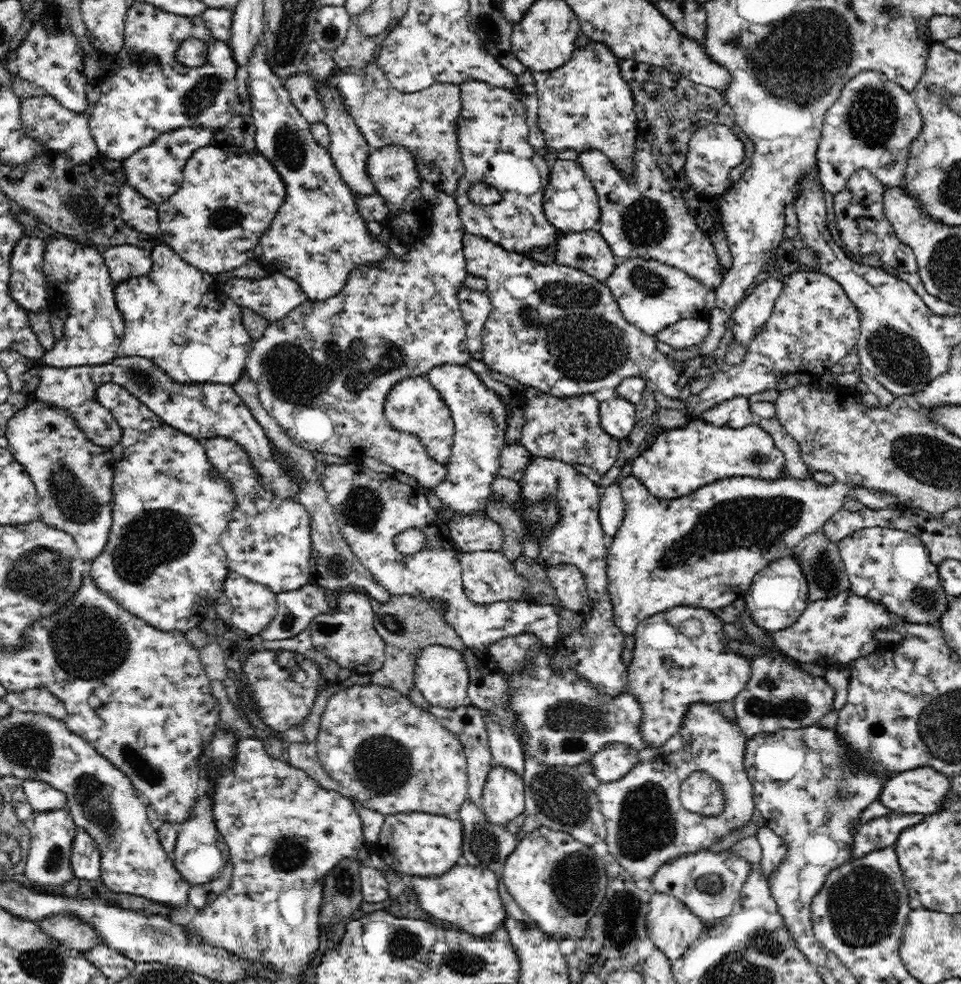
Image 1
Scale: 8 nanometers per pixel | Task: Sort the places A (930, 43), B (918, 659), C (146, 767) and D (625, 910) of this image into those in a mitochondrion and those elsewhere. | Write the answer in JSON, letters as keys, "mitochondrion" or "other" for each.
{"A":"other","B":"other","C":"mitochondrion","D":"mitochondrion"}

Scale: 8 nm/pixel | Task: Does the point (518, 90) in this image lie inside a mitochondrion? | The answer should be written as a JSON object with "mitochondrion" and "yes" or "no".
{"mitochondrion":"no"}

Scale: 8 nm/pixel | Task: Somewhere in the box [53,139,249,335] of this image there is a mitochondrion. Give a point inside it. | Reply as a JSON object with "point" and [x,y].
{"point":[78,205]}

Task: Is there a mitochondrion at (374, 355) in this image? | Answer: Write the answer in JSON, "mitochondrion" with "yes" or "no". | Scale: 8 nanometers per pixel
{"mitochondrion":"yes"}

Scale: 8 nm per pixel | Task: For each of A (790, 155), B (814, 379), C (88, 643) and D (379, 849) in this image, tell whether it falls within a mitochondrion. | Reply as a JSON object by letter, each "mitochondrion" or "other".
{"A":"other","B":"other","C":"mitochondrion","D":"other"}

